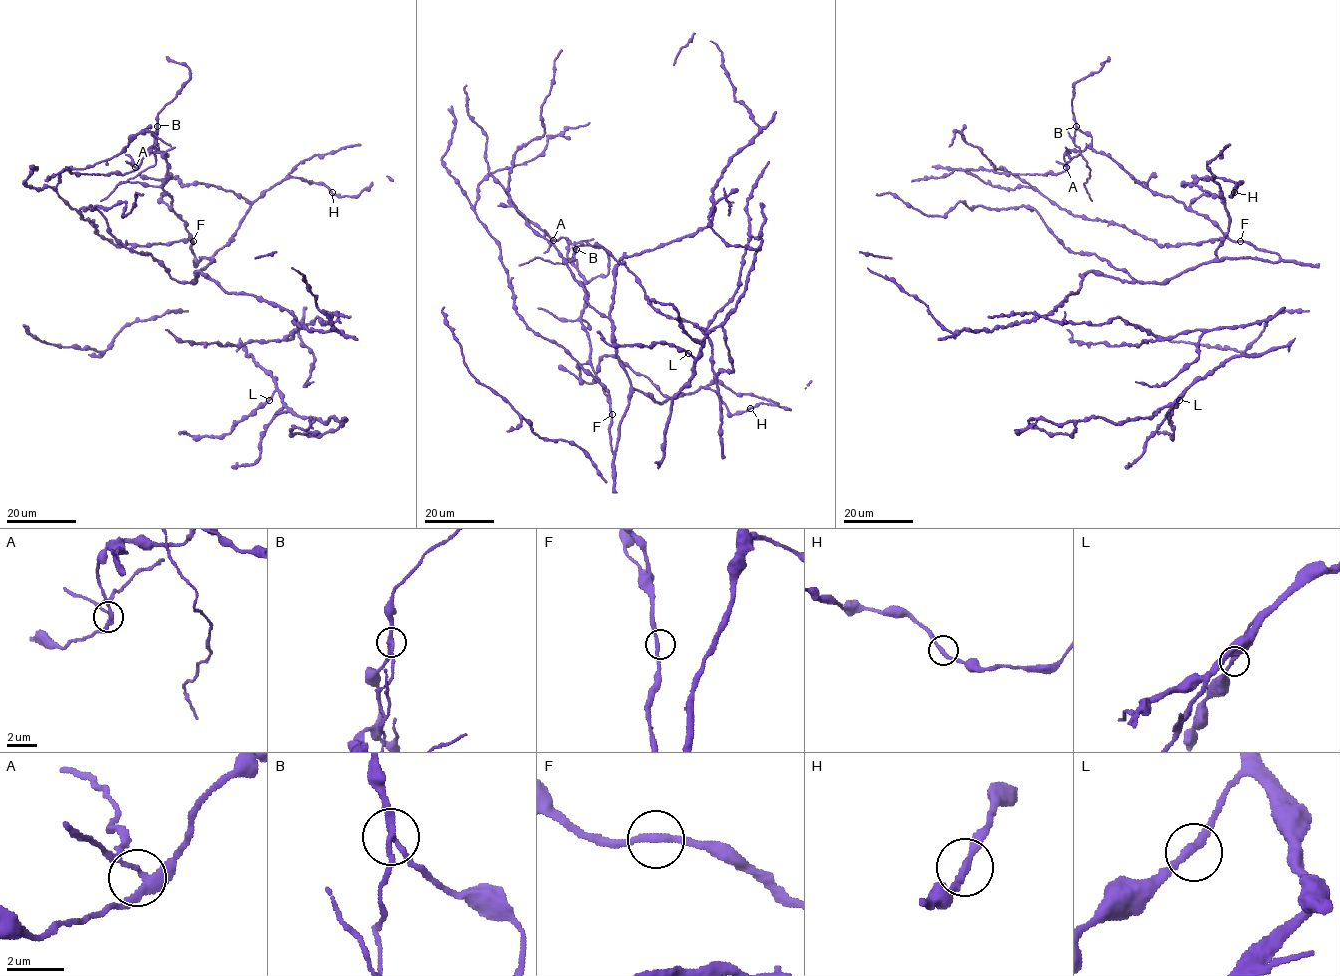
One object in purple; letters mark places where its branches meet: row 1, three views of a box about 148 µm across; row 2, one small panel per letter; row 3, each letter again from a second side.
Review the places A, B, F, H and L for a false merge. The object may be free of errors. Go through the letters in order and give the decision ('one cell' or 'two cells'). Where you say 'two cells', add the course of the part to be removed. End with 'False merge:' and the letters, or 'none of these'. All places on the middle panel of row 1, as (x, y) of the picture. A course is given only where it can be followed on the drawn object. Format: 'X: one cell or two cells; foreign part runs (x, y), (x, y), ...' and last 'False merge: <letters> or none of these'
A: one cell
B: two cells; foreign part runs (576, 249), (572, 248), (574, 260), (564, 263), (535, 257), (519, 265)
F: one cell
H: one cell
L: one cell
False merge: B

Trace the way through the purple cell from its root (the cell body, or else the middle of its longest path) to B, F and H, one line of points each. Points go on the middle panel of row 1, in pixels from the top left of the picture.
B: (667, 244), (625, 255), (616, 268), (610, 320), (630, 396), (614, 453), (610, 399), (581, 321), (576, 249)
F: (667, 244), (625, 255), (616, 268), (610, 320), (630, 396), (614, 453), (612, 414)
H: (667, 244), (625, 255), (616, 268), (613, 343), (631, 389), (662, 403), (705, 387), (731, 414), (750, 408)

